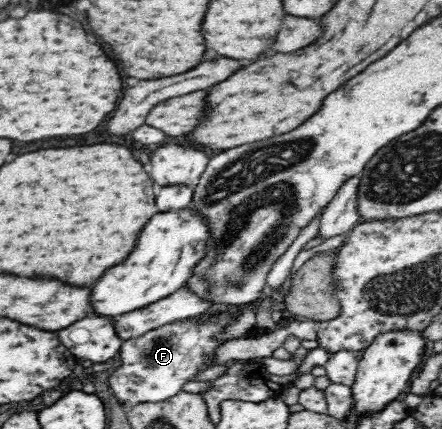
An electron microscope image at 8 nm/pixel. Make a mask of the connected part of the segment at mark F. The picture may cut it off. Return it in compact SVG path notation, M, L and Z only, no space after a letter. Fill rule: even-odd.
M239 313L203 314L202 317L189 317L174 323L125 339L121 343L120 367L109 378L110 391L126 407L137 403L160 402L176 396L185 383L195 380L196 376L218 364L212 364L218 348L224 344L217 336L238 321Z

